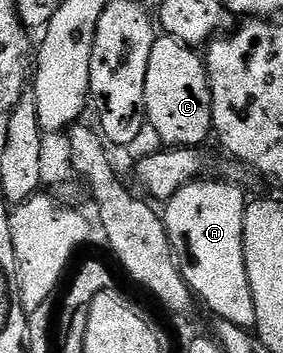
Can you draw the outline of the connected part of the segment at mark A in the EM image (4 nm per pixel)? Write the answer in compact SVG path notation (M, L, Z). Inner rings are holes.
M205 177L196 183L188 183L175 197L165 204L163 218L173 257L177 260L179 273L185 278L185 284L198 300L201 299L214 312L216 318L231 321L231 325L252 328L256 324L255 301L251 293L251 285L247 277L245 264L245 208L247 198L236 183L218 181L213 177Z

